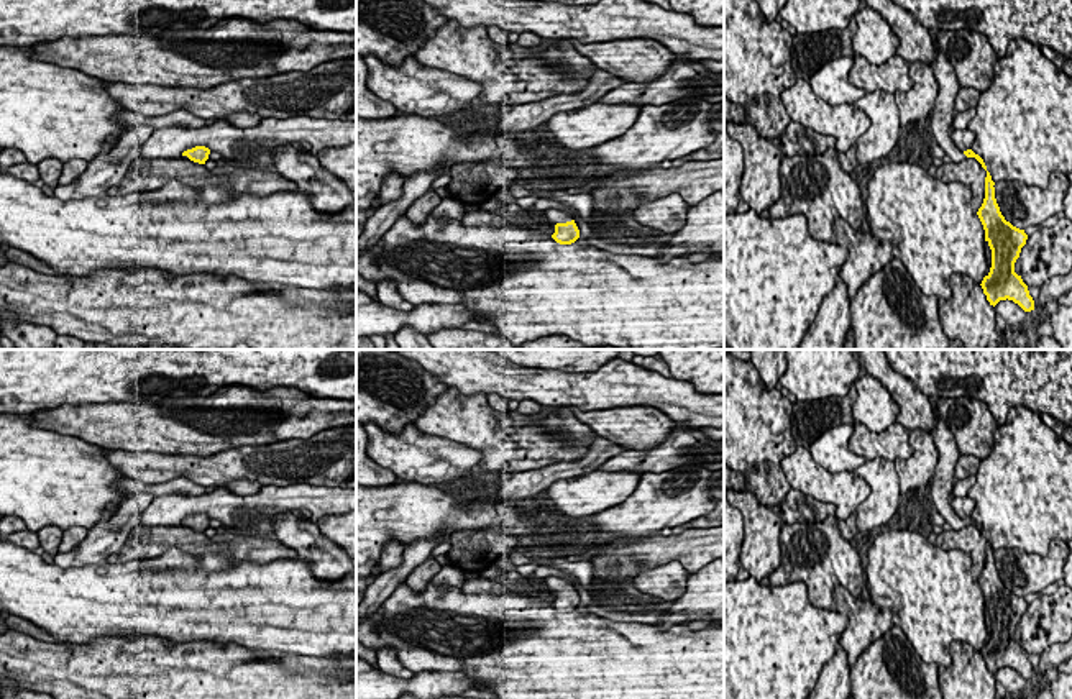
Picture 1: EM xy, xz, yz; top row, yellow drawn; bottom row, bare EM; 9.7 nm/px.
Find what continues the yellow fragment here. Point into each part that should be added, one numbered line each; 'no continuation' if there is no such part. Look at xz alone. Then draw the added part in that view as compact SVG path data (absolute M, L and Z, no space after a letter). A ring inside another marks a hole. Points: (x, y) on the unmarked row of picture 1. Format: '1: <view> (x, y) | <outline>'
1: xz (554, 583) | M547 576L545 578L545 584L550 591L566 591L566 589L571 589L571 584L563 579L563 578L558 578L558 576Z

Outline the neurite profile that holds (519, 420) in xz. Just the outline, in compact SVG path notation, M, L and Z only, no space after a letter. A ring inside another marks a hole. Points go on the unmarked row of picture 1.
M543 409L542 412L532 413L532 415L524 415L524 413L519 413L517 410L509 412L514 428L524 428L530 423L538 423L545 420L548 413L550 413L550 409Z

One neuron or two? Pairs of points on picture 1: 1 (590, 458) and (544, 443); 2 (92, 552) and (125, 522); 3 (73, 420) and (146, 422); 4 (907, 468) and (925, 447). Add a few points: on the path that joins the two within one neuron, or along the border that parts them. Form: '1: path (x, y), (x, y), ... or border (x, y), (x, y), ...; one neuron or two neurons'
1: border (598, 437), (580, 458), (545, 465); two neurons
2: path (100, 543), (117, 529); one neuron
3: path (91, 422), (128, 422); one neuron
4: path (911, 465), (925, 452); one neuron

